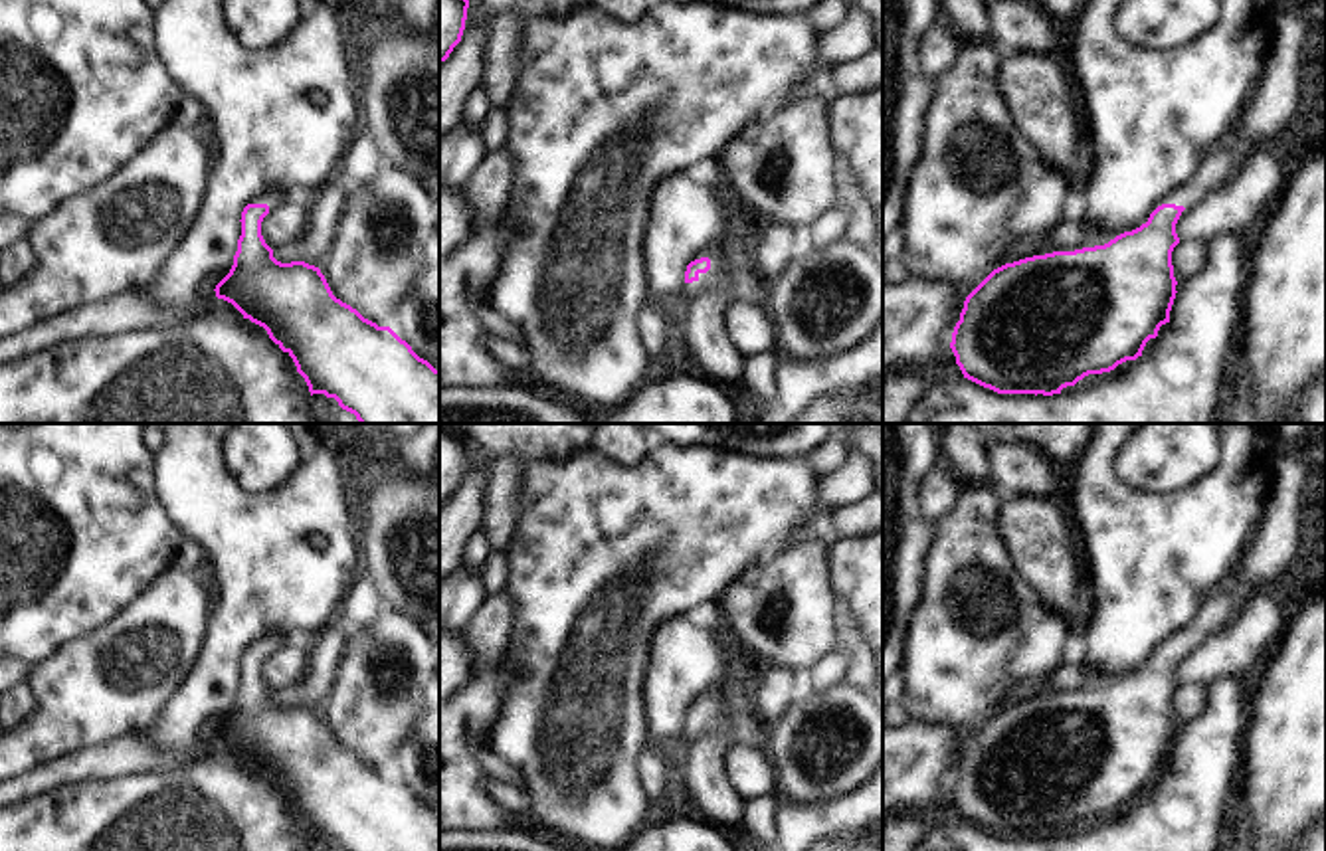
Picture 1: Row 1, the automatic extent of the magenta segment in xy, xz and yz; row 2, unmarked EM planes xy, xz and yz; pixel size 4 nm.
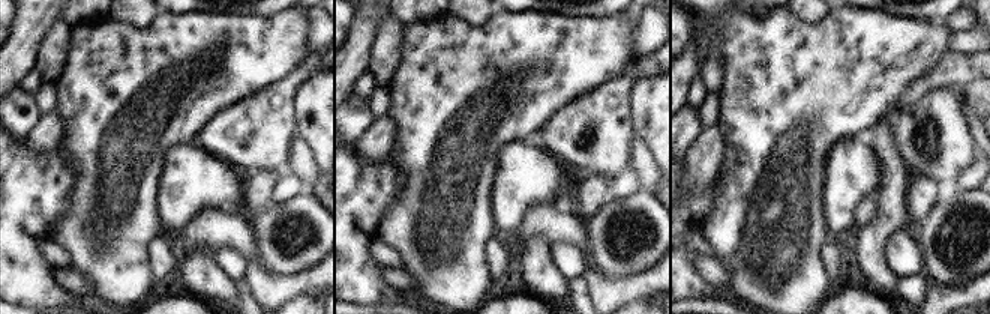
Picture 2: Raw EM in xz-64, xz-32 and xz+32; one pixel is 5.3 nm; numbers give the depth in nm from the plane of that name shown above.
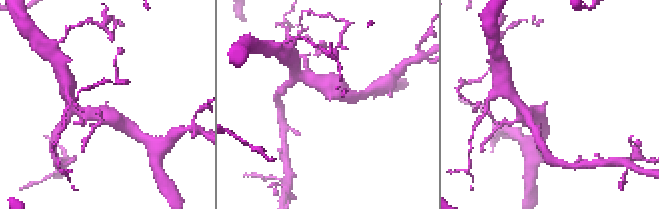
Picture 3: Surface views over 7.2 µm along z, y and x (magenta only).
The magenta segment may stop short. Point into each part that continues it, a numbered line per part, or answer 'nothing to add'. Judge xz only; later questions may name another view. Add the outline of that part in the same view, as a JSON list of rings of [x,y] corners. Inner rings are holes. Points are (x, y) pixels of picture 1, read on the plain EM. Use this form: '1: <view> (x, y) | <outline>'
1: xz (707, 723) | [[[710,703],[710,712],[707,716],[699,716],[699,722],[693,726],[685,726],[685,730],[681,732],[683,740],[687,744],[697,742],[699,736],[705,734],[716,734],[714,724],[718,720],[718,707],[716,703]]]

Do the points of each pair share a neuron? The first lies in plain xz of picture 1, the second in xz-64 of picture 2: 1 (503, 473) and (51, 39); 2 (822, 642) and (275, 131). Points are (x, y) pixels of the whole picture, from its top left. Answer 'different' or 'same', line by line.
1: same
2: same

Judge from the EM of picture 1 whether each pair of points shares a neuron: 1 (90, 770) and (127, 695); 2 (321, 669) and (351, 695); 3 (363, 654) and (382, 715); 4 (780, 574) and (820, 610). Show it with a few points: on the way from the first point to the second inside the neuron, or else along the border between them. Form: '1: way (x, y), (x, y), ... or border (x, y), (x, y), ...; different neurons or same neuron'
1: border (139, 733), (58, 755); different neurons
2: border (351, 636), (319, 711); different neurons
3: way (369, 669), (375, 681), (375, 699); same neuron
4: way (790, 584), (810, 604); same neuron

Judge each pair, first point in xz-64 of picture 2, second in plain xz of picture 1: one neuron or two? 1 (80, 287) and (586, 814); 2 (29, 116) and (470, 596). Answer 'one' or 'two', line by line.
1: two
2: one

